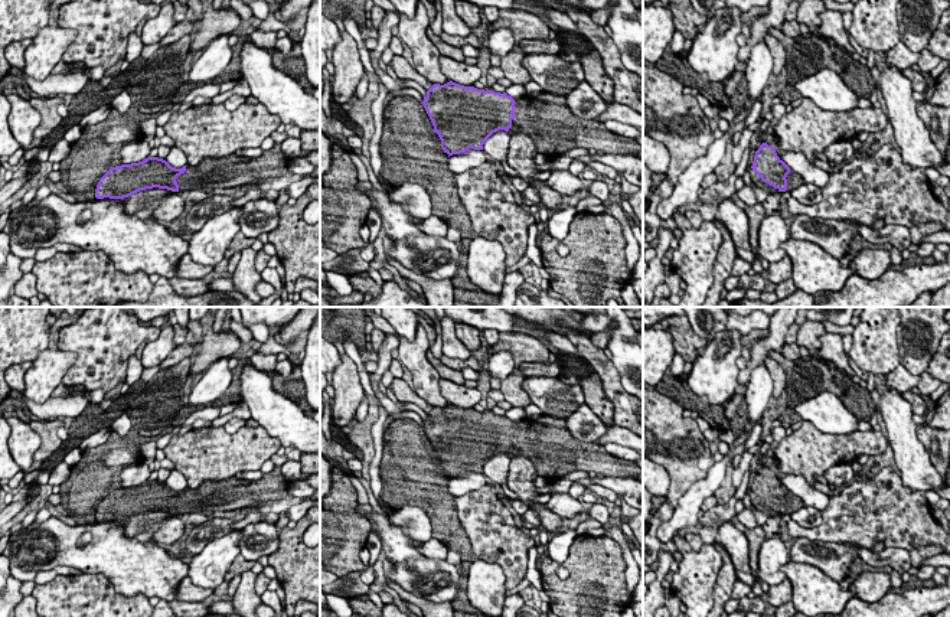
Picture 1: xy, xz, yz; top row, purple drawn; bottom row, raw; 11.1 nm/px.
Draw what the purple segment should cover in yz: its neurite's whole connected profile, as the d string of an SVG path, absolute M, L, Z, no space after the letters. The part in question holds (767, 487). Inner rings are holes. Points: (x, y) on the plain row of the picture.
M767 466L755 474L751 492L751 505L768 516L791 515L804 506L803 500L791 493Z

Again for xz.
M453 404L434 407L421 425L450 479L469 471L483 473L484 464L505 453L529 458L539 477L556 480L572 471L595 471L604 477L643 474L636 461L618 458L604 445L575 440L565 428L565 420L541 415L513 422L493 411L458 408Z

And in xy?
M274 467L258 480L229 477L203 481L199 489L172 490L166 483L147 480L143 484L111 490L98 505L97 522L124 522L146 512L190 515L218 510L239 510L259 502L288 499L291 484L281 467Z

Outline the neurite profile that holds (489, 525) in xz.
M490 486L456 497L460 525L480 559L499 564L506 575L505 587L519 585L528 572L529 549L535 546L531 533L515 525L510 510Z

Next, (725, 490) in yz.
M741 444L737 448L734 448L734 451L731 453L731 461L727 464L727 477L721 483L718 490L714 493L714 496L716 497L718 505L724 505L731 497L735 496L737 489L732 486L732 473L734 473L732 460L734 460L735 456L740 456L740 454L744 453L744 447L745 447L745 444Z

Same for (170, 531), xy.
M170 516L160 523L160 528L153 535L153 541L161 546L174 543L185 533L185 528L186 522L180 520L177 516Z

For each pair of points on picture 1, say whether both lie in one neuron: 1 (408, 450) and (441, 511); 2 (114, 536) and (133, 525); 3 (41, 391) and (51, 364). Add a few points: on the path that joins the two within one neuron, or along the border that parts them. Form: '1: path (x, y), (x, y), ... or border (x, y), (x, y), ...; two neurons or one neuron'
1: path (410, 464), (414, 480), (430, 496); one neuron
2: border (117, 522), (127, 535), (143, 542), (153, 542); two neurons
3: path (41, 384), (48, 371); one neuron

